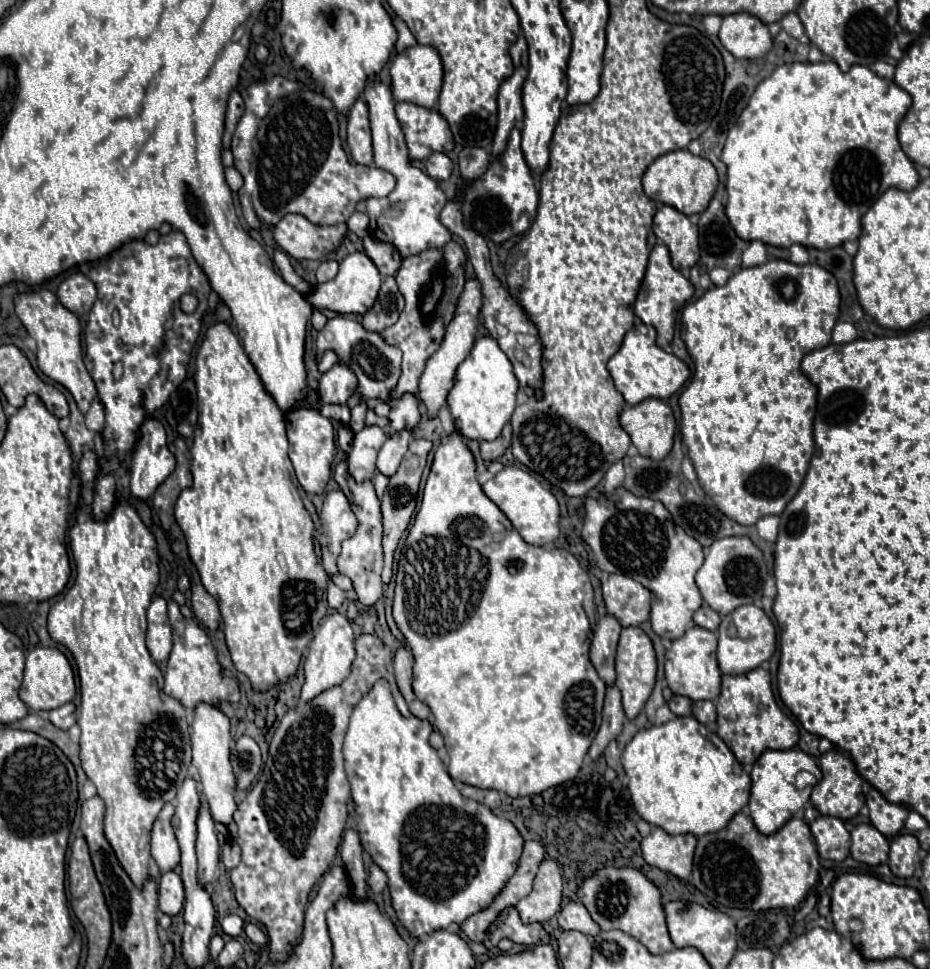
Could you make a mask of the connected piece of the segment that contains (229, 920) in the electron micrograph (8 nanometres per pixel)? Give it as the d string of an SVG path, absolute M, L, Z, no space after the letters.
M226 915L226 917L222 919L222 929L224 929L224 933L230 935L230 937L240 935L240 933L242 933L242 927L244 927L244 921L242 921L238 915Z

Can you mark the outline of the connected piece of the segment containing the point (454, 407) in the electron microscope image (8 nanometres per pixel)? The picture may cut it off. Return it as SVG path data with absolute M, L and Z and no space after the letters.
M484 335L476 341L470 355L458 365L456 385L448 393L448 409L454 417L456 427L466 439L492 441L500 435L502 427L510 421L516 409L518 389L520 385L512 373L510 359L498 347L494 337Z

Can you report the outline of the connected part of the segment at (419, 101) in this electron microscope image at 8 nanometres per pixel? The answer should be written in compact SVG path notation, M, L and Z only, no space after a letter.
M414 45L402 53L398 53L390 65L392 77L392 97L396 101L414 103L420 107L432 109L438 101L440 87L442 87L442 61L434 47L428 45Z

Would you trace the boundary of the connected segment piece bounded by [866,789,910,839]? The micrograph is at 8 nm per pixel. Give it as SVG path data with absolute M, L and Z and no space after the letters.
M870 789L868 797L866 797L866 805L870 809L870 821L872 825L888 839L896 837L902 829L904 829L904 823L906 823L906 817L908 817L908 809L902 807L902 805L896 805L896 803L888 803L880 791L876 789Z

